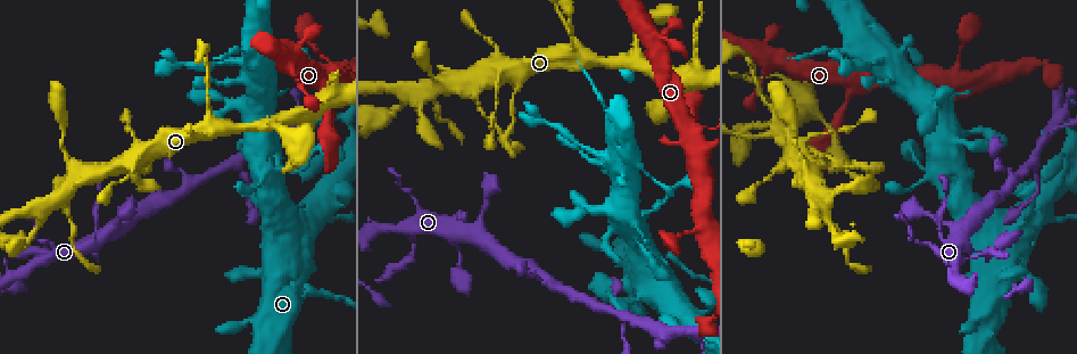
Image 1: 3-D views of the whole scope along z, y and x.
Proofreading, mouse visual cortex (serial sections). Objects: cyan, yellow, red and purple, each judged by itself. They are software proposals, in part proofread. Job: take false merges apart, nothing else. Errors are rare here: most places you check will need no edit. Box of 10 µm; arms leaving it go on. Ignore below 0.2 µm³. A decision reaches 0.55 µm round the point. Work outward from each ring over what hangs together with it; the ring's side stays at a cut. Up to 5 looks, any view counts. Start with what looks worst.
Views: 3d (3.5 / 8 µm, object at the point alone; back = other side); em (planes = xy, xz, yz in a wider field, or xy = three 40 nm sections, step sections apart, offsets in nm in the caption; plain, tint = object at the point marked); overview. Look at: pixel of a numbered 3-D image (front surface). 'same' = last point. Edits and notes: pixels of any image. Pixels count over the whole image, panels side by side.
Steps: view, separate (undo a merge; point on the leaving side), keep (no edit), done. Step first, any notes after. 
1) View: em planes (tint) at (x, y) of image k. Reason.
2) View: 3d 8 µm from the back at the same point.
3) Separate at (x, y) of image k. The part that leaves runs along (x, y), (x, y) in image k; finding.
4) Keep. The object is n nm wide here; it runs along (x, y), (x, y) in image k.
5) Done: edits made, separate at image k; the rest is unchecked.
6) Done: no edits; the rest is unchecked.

View: 3d 8 µm at (1044, 143) of image 1. Two arms in line, one across.

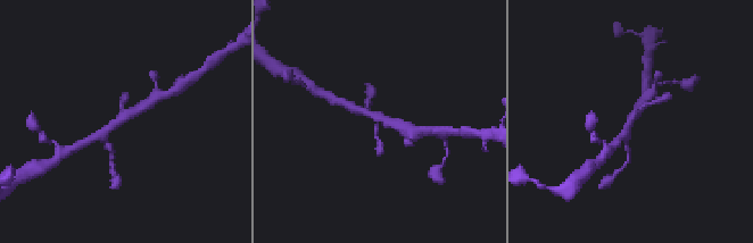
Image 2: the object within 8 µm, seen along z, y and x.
View: em xy step 1 (tint) at the same point. 3 arms meet here; the arms are 150, 250, 300 nm wide.

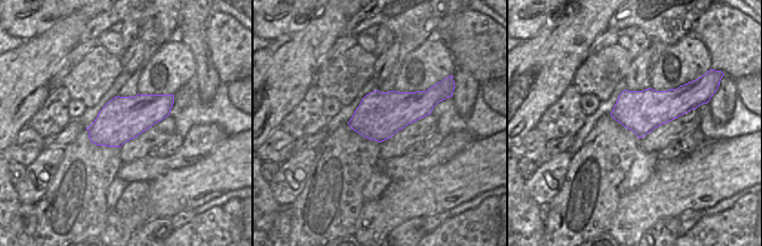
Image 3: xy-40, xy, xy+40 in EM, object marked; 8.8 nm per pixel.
Keep. It runs along (99, 135), (150, 100) in image 2; one cell here.

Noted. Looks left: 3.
View: 3d 3.5 µm at (844, 104) of image 1. Thin neck.

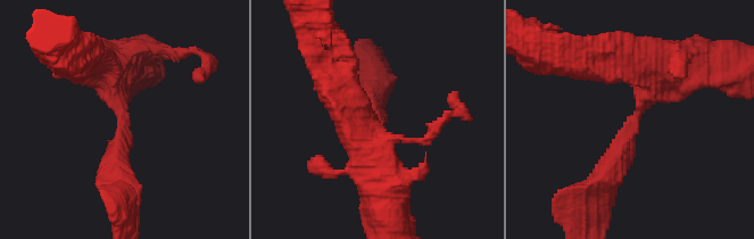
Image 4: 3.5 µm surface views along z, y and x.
View: em xy step 2 (tint) at (634, 120) of image 4. The arms are 400, 500 nm wide; now the EM.

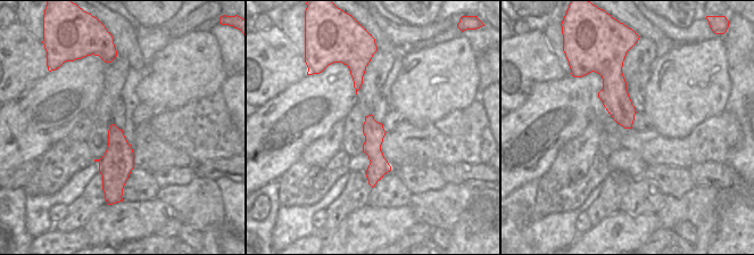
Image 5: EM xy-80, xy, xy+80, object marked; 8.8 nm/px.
Keep. It runs along (367, 118), (373, 131), (372, 182) in image 5; one cell here.

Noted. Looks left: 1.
Done: no edits; the rest is unchecked.

